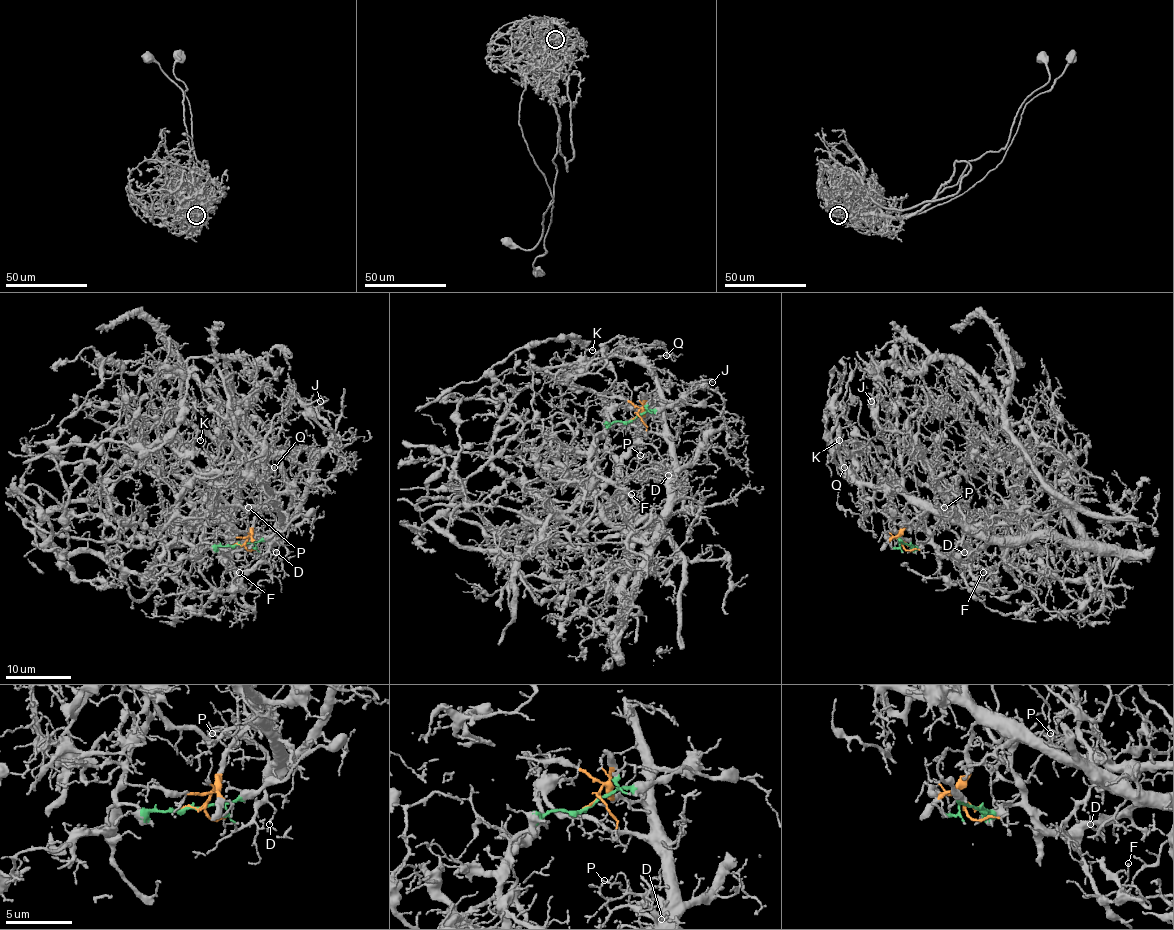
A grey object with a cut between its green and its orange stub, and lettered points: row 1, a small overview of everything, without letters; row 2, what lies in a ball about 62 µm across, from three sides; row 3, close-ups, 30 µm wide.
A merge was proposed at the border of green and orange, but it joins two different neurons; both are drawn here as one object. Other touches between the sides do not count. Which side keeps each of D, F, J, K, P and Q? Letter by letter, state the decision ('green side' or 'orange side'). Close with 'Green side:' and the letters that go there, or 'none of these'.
D: orange side
F: green side
J: orange side
K: orange side
P: orange side
Q: orange side
Green side: F

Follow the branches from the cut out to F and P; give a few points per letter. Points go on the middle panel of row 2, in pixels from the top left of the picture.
F: (632, 420), (612, 422), (594, 438), (589, 461), (592, 470), (625, 493), (632, 493)
P: (632, 420), (641, 410), (662, 420), (671, 472), (662, 474), (656, 469), (649, 453), (640, 456)

